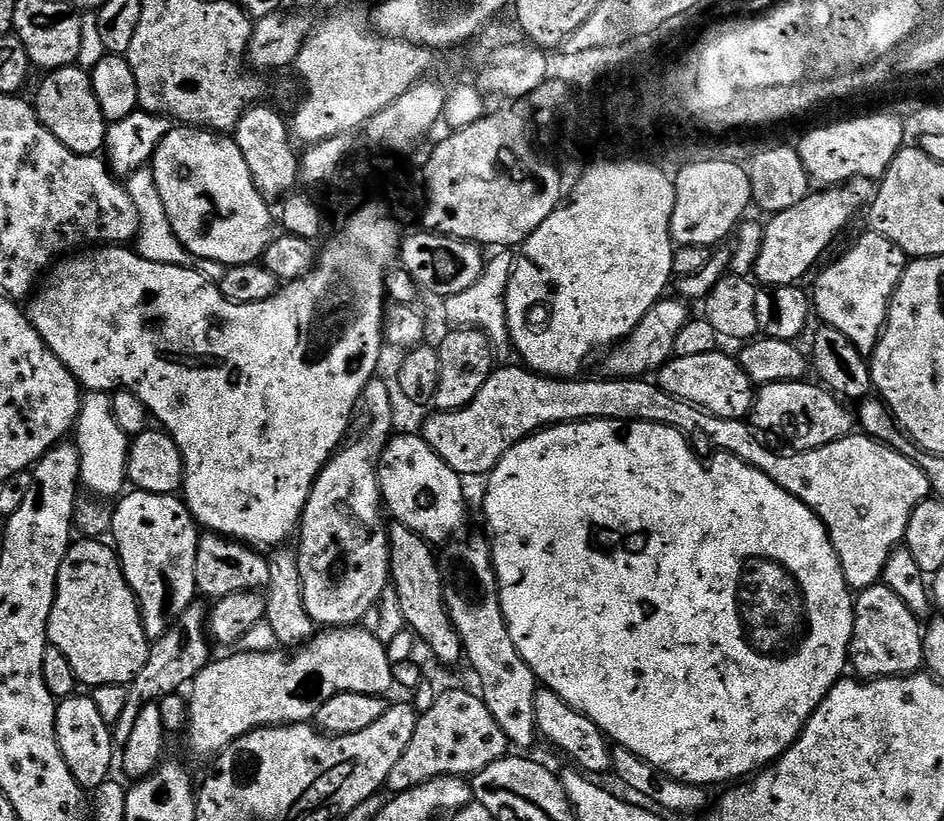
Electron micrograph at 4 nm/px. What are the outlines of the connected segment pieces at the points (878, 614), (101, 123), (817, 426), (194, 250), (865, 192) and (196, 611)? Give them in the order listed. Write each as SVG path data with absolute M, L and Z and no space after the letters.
M882 582L863 589L855 597L854 603L856 617L850 664L853 669L856 667L855 675L865 680L879 680L881 676L911 676L919 673L924 668L924 633L921 621L912 613L910 606L906 606L906 602L902 602L902 598L898 598L898 594L894 594L894 590Z
M79 66L58 68L43 77L40 89L36 92L34 107L42 126L62 142L74 154L94 156L103 153L108 139L109 121L105 120L98 106L98 98L94 98L92 77Z
M782 382L765 384L756 393L752 404L750 423L757 433L777 432L785 436L796 450L821 448L830 442L853 435L854 412L841 397L831 393L819 383Z
M199 126L169 127L166 138L162 138L156 155L150 161L150 167L158 194L162 194L162 206L166 206L166 218L170 218L170 226L178 242L182 242L190 254L225 266L255 264L263 257L274 238L272 212L268 209L270 204L258 190L250 174L250 166L246 166L246 158L231 135Z
M871 179L848 180L844 184L809 191L798 206L782 210L764 224L762 250L758 250L758 262L754 273L757 285L765 289L796 284L820 260L820 255L836 240L836 235L848 224L851 216L865 211L876 195L876 184Z
M193 602L169 626L166 634L162 634L162 638L158 638L149 647L146 666L142 666L142 670L138 670L132 683L127 685L126 706L122 710L122 718L118 718L118 722L114 725L114 740L117 745L122 746L130 742L134 722L138 722L138 714L142 714L146 705L157 703L163 696L177 695L191 685L196 675L210 663L208 644L210 645L210 637L206 631L206 608L203 608L200 602Z

